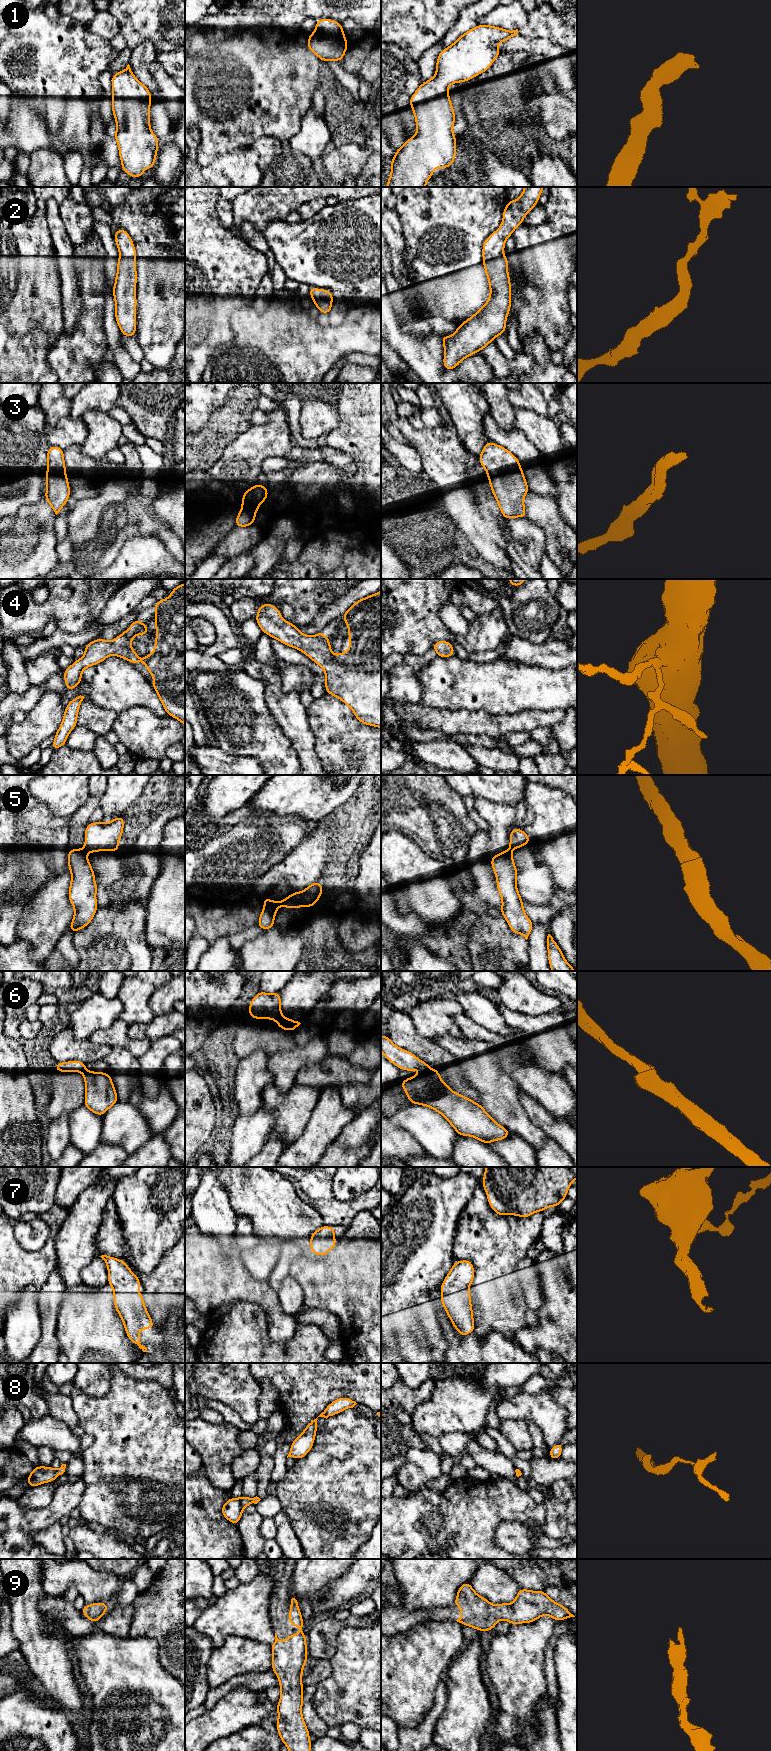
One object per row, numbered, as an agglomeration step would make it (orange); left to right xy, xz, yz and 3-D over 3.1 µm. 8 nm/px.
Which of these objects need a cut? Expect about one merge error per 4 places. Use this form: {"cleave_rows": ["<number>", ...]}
{"cleave_rows": ["5", "6"]}

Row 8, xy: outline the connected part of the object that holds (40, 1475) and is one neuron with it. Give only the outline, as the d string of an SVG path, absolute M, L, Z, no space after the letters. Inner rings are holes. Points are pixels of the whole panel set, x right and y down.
M62 1464L57 1470L53 1469L51 1466L34 1466L32 1473L27 1476L29 1487L32 1488L43 1483L54 1481L59 1475L62 1475L65 1472L65 1468L66 1464Z

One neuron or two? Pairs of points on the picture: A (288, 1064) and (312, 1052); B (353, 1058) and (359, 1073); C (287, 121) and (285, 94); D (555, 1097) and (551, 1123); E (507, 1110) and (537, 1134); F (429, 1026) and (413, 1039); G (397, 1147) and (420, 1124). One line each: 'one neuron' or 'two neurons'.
A: one neuron
B: two neurons
C: one neuron
D: two neurons
E: one neuron
F: two neurons
G: two neurons

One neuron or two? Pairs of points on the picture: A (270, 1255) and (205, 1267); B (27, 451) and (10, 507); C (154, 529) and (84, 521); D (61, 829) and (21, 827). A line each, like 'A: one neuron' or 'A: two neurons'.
A: two neurons
B: one neuron
C: one neuron
D: one neuron

